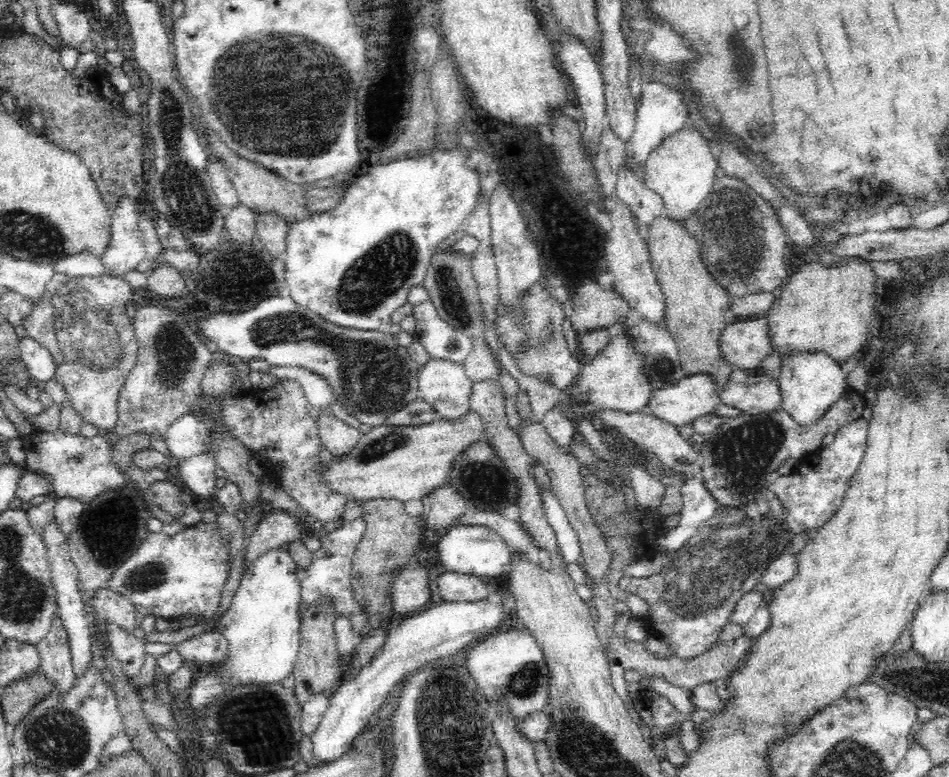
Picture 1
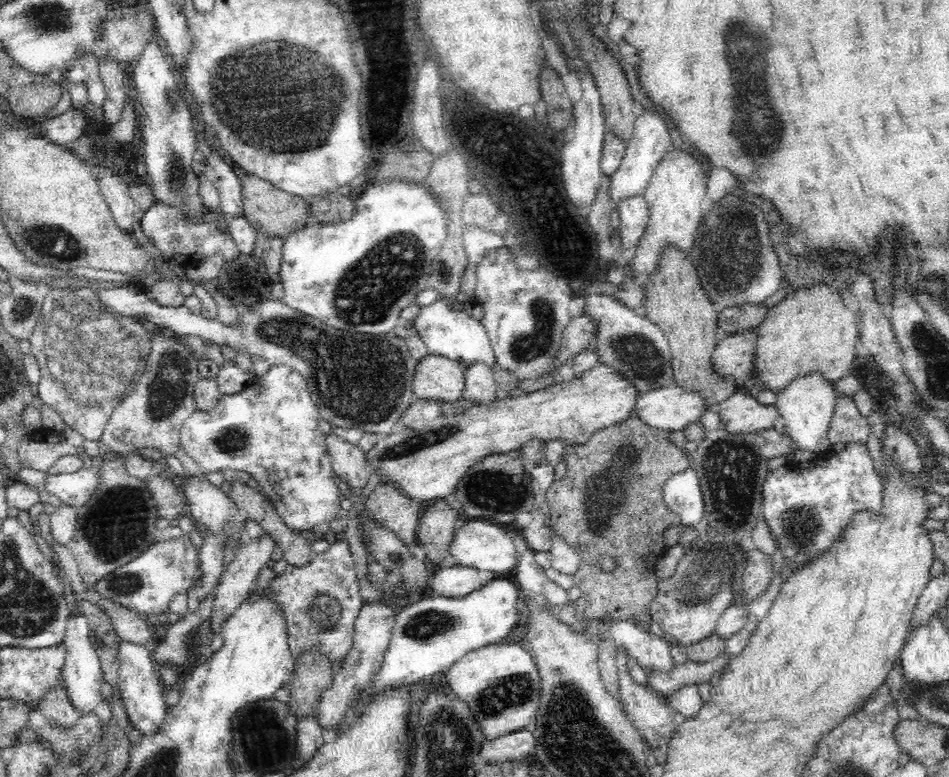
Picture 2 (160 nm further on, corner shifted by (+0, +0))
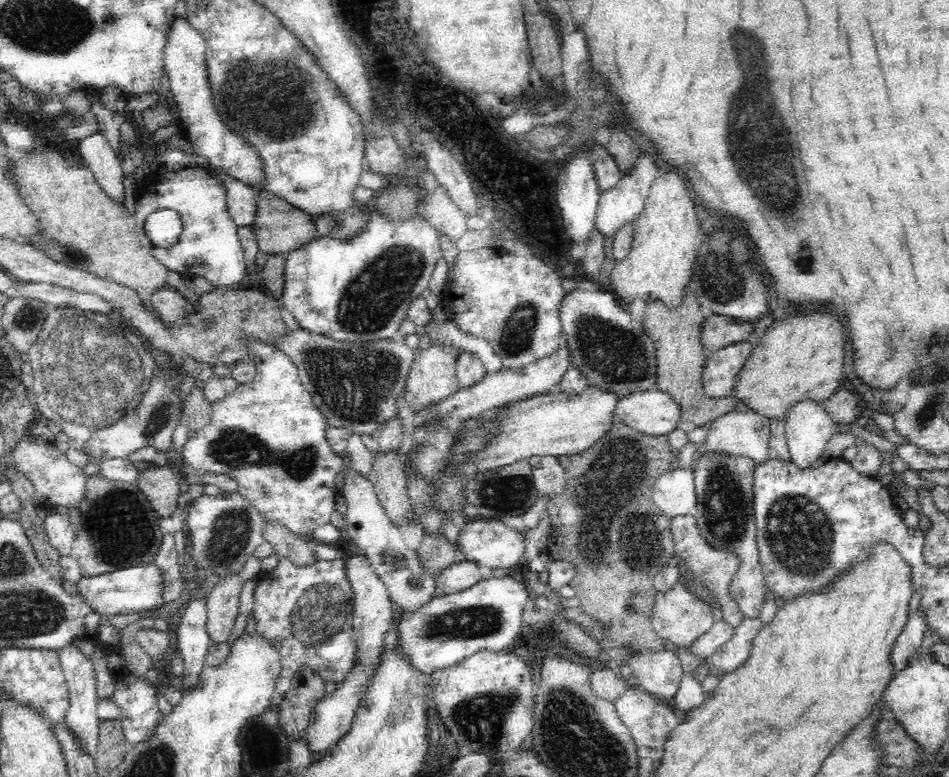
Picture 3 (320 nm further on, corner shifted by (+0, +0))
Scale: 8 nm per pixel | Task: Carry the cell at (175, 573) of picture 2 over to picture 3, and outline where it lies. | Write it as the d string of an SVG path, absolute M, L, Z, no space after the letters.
M148 561L128 568L105 572L92 578L83 577L78 582L78 592L92 605L92 612L101 616L128 615L132 613L150 614L164 604L164 575L154 561Z

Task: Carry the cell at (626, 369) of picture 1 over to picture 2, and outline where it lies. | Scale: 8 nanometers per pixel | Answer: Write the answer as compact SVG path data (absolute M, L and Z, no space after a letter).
M599 362L596 366L584 370L568 382L554 383L542 390L532 393L515 393L512 396L502 395L498 401L488 405L474 405L462 412L442 415L438 420L426 423L424 428L395 429L380 435L374 444L365 452L365 462L371 466L371 471L380 476L381 482L395 486L404 496L419 503L444 499L453 493L458 481L464 476L479 458L490 453L512 453L524 442L532 440L548 440L560 437L568 445L584 444L593 432L605 426L621 423L630 418L640 398L635 384L622 375L614 365Z

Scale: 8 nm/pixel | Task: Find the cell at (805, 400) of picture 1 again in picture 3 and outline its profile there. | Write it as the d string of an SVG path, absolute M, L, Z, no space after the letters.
M801 398L794 401L785 412L785 436L790 460L800 469L808 469L818 458L822 458L825 446L834 434L834 420L828 416L822 401Z

